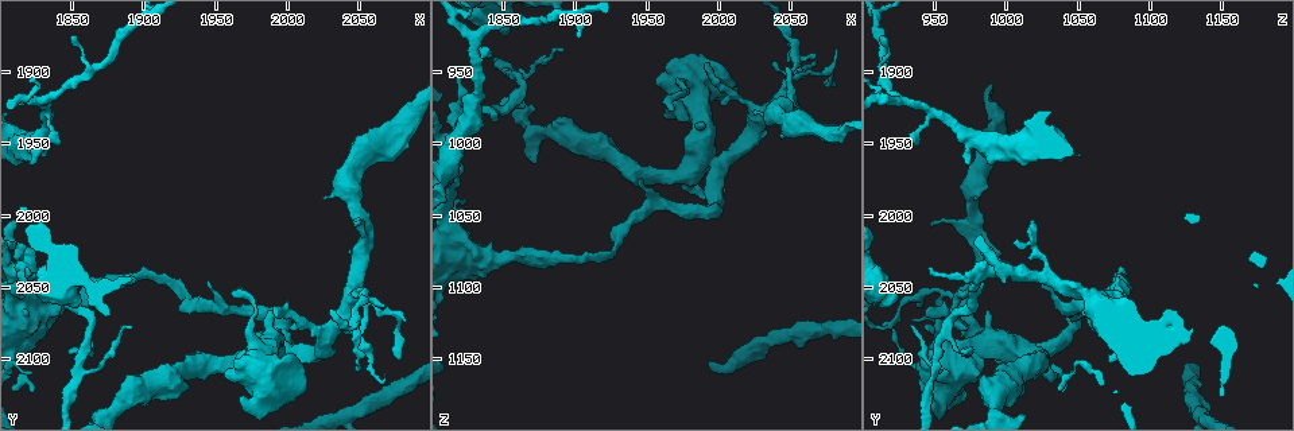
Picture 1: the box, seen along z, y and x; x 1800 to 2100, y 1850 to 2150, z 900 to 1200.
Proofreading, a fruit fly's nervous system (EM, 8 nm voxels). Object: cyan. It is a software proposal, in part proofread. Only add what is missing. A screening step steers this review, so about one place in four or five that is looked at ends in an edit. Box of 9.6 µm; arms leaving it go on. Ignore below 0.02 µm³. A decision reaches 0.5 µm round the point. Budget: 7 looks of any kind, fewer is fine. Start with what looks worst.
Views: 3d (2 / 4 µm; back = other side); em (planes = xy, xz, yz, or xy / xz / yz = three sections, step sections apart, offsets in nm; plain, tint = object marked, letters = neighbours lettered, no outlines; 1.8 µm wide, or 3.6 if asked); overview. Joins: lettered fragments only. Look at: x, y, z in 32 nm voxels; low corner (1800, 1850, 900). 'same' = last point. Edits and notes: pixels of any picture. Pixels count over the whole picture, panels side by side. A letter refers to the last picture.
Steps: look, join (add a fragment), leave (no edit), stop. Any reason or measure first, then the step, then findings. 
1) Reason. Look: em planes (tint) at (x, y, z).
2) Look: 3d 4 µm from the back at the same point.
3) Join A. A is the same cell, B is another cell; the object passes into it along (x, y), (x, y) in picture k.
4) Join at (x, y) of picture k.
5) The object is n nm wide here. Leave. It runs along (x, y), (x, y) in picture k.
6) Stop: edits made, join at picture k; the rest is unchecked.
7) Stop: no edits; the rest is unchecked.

Abrupt turn. Look: em 3.6 µm planes (tint) at (2000, 2096, 1020).

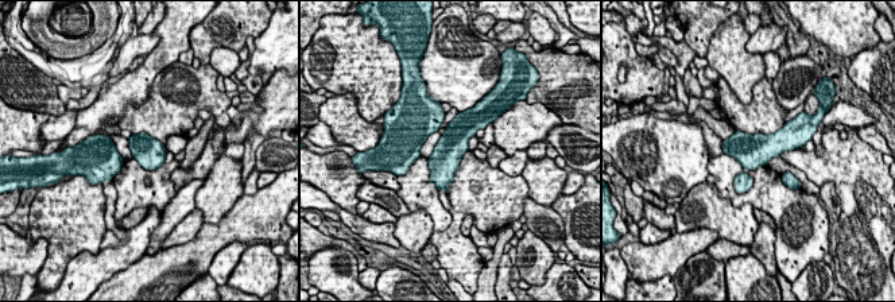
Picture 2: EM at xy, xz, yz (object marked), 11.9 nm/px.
What lies round it. Look: em 3.6 µm planes (letters) at the same point.

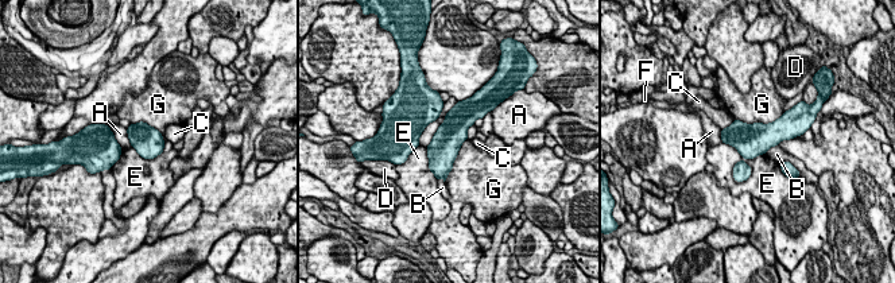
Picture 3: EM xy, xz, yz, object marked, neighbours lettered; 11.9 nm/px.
The object is 360 nm wide here. Leave. A, B, C, D, E, F and G are other cells; a border runs along (785, 112), (767, 123), (735, 119) in picture 3; no lettered fragment goes on from it.

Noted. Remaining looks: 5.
Look: em planes (letters) at (2048, 2056, 958).

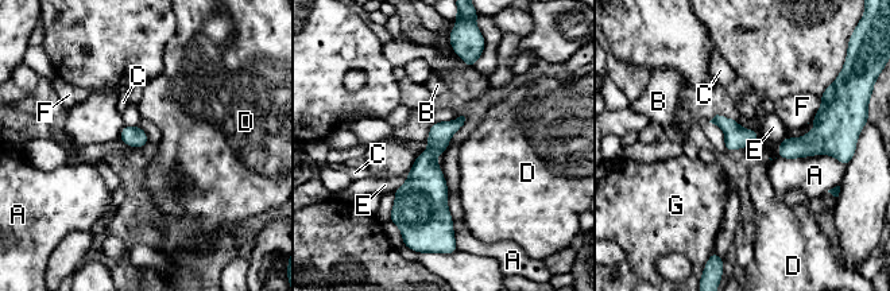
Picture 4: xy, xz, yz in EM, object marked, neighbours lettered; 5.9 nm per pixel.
The object is 130 nm wide here. Leave. A, B, C, D, E, F and G are other cells; a border runs along (409, 173), (407, 178), (393, 191) in picture 4; none of them fits.

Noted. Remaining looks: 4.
Thick turns thin. Look: em 3.6 µm planes (letters) at (1826, 2066, 1074).

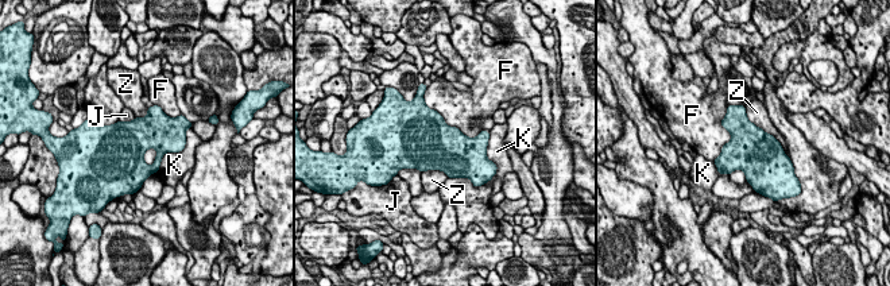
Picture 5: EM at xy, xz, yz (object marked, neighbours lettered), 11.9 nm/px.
The object is 460 nm wide here; the longest contact is with Z, 850 nm. Leave. F, J, K and Z are other cells; none of them fits.

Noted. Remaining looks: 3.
Stop: no edits; the rest is unchecked.

